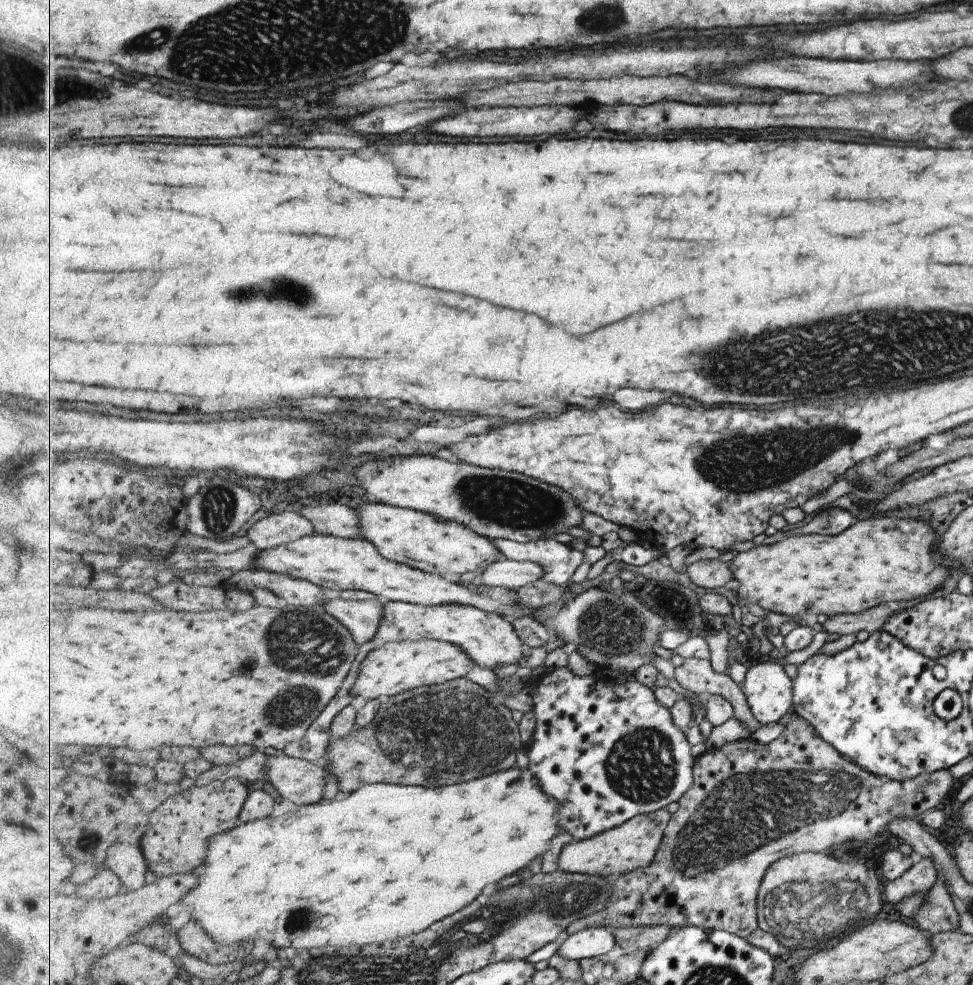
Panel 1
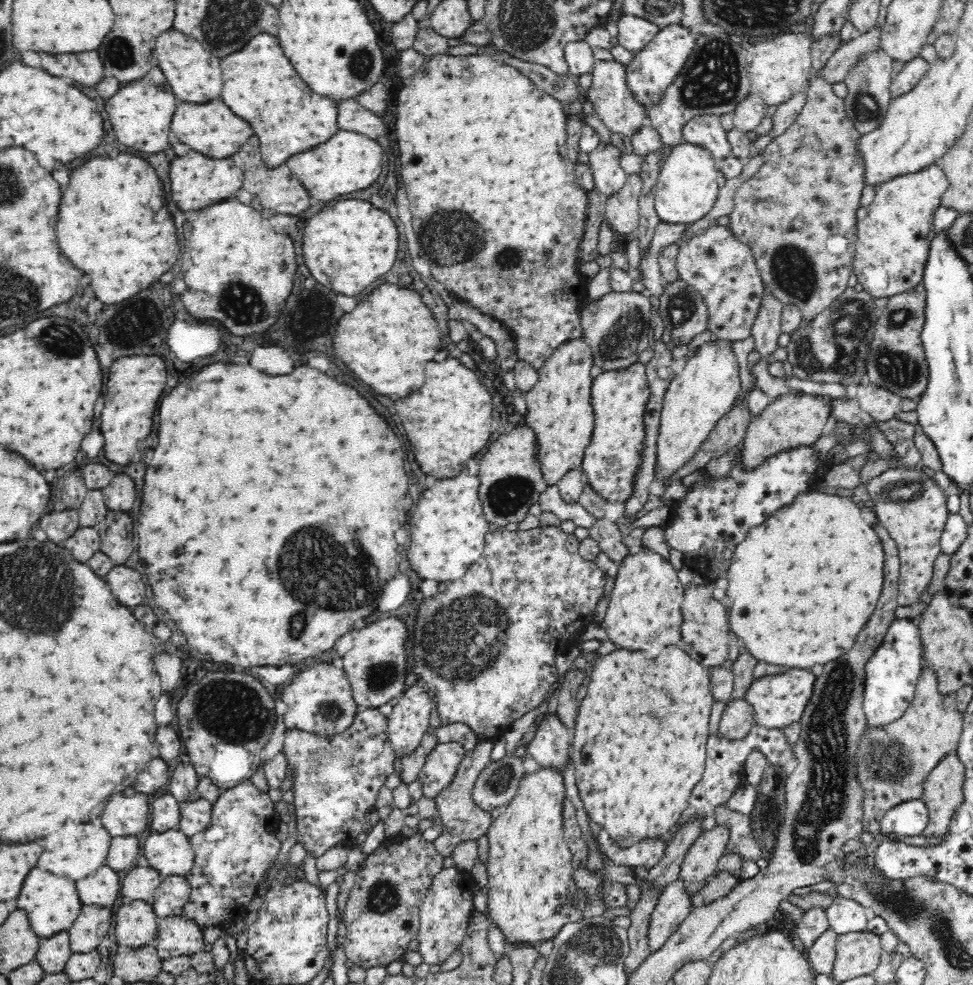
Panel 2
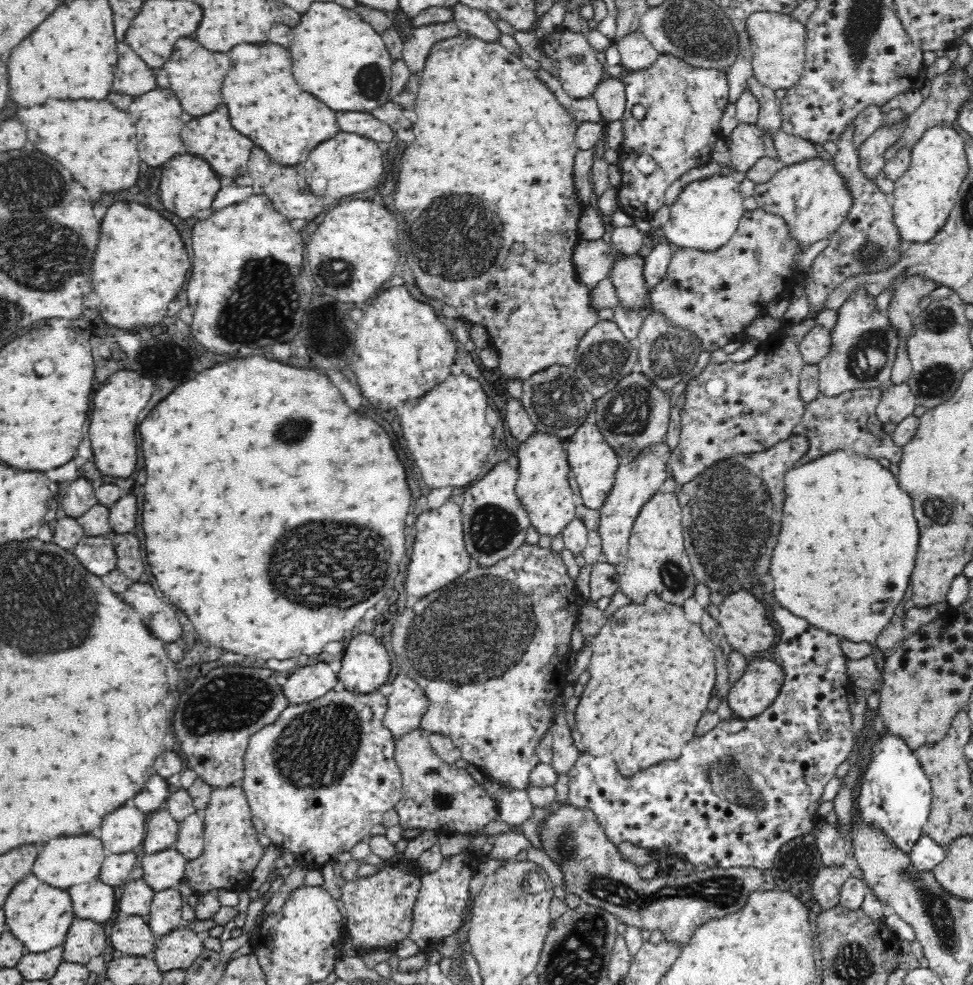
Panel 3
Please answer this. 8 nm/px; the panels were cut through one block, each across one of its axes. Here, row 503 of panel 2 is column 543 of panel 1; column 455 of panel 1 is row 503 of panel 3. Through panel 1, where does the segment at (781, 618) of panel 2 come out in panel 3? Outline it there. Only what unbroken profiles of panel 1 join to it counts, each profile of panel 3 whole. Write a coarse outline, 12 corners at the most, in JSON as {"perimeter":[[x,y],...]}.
{"perimeter":[[834,450],[785,474],[772,578],[875,643],[914,570],[912,498]]}

